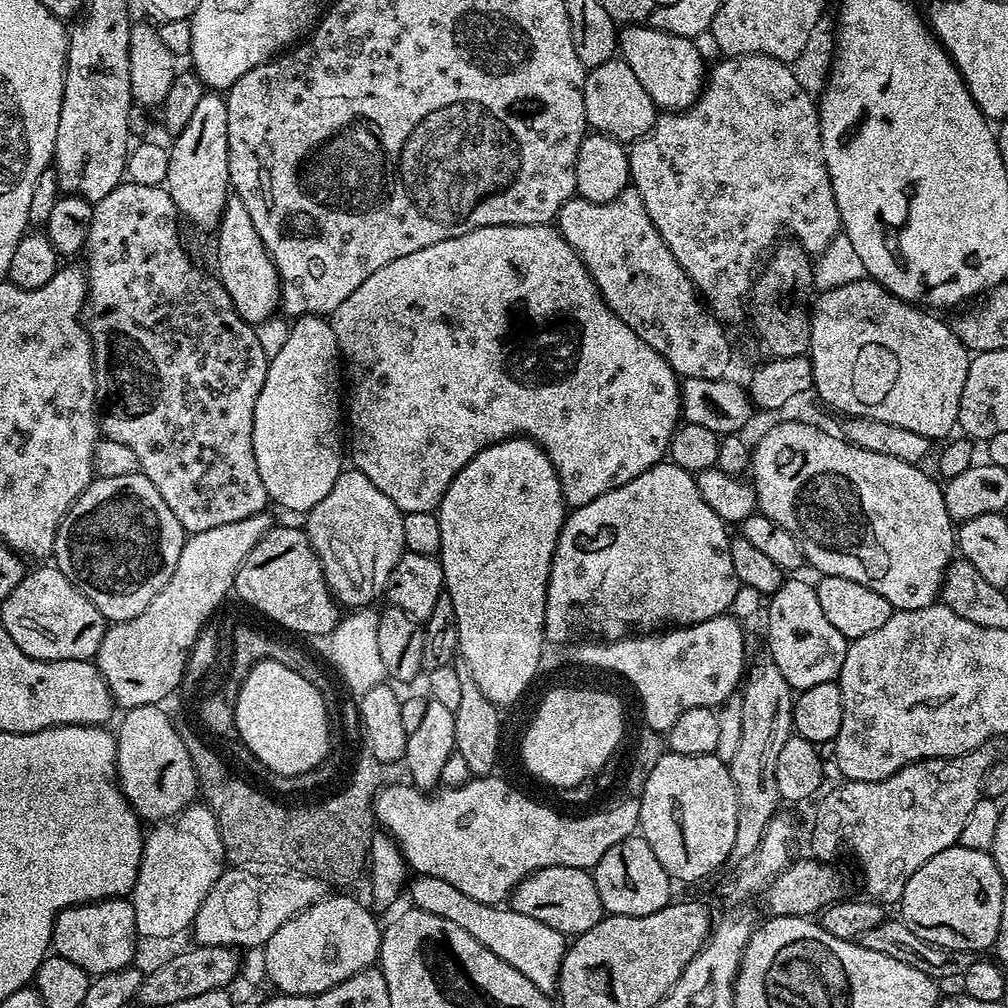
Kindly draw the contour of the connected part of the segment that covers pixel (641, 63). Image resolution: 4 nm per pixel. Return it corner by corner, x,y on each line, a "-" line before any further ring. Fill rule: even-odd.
647,23
625,27
618,36
619,55
642,82
646,94
664,112
683,112
699,100
706,84
706,64
695,39
663,32

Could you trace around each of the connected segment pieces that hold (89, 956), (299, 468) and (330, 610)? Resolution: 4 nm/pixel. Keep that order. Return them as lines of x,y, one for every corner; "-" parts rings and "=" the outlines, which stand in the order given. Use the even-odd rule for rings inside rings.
131,899
96,900
92,904
75,904
63,908
52,923
51,951
82,966
89,977
110,974
122,970
133,963
136,956
136,927
134,926
134,906
=
298,316
291,321
292,329
288,332
288,337
280,344
280,349
271,353
268,362
268,373
266,382
262,382
262,394
258,394
258,402
254,406
254,430
252,431
252,445
254,446
254,462
258,462
258,474
262,474
262,486
266,486
269,501
273,505
281,504
284,508
289,508
292,512
306,514
326,494
330,494
330,486
338,482
338,474
346,464
346,448
340,445
340,428
342,432
342,357
338,338
334,338
334,330
331,323
323,316
=
273,526
262,539
250,550
250,554
242,562
242,566
236,575
234,585
235,595
240,595
244,604
249,604
256,612
261,612
268,620
289,628
292,632
301,632
304,636
327,637
339,623
342,608
334,599
328,583
324,577
324,571
312,543
308,541
308,533
303,527
280,528

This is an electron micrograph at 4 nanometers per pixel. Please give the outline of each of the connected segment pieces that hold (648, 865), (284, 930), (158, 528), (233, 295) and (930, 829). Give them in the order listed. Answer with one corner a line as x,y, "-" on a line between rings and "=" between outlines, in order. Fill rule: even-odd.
633,834
626,837
618,846
610,846
606,854
591,869
594,882
598,886
598,898
602,898
605,913
610,916
645,916
662,910
673,899
674,881
668,875
662,862
654,858
654,850
643,836
=
325,895
323,900
311,904
309,908
278,926
276,933
263,945
267,979
276,987
273,989
279,990
285,996
316,996
338,986
344,980
349,980
354,974
373,967
380,954
381,935
382,924
372,917
372,912
366,905
359,904
352,896
=
139,471
118,478
96,476
70,506
56,531
52,556
55,567
104,615
105,621
129,620
162,591
186,539
174,510
162,502
154,482
=
235,194
229,195
226,206
222,210
220,227
215,229
216,236
216,268
215,275
220,285
230,294
230,302
248,324
260,326
263,320
271,318
280,308
280,275
276,272
274,262
262,246
262,238
258,238
258,230
254,230
254,222
246,206
242,206
=
989,742
961,756
920,760
917,764
907,764
890,778
882,778
878,782
844,780
837,788
829,787
819,797
820,805
816,808
816,821
812,824
811,855
817,860
832,862
837,859
836,847
839,844
852,848
860,863
860,872
864,875
864,888
868,891
865,893
885,906
895,905
902,898
902,890
906,890
906,882
910,882
910,878
914,878
916,871
926,866
934,854
942,854
942,850
957,847
974,806
982,799
984,775
996,760
1001,759
1002,752
996,746

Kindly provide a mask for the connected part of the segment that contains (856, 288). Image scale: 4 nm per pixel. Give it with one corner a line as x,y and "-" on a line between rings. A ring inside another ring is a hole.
871,278
826,288
819,295
816,305
810,308
808,348
814,370
815,395
820,395
834,411
845,412
843,415
848,418
878,418
878,422
914,430
914,434
927,436
933,442
951,437
952,428
954,432
960,418
962,386
966,386
970,359
970,351
953,334
951,327
936,317
939,315
899,300

